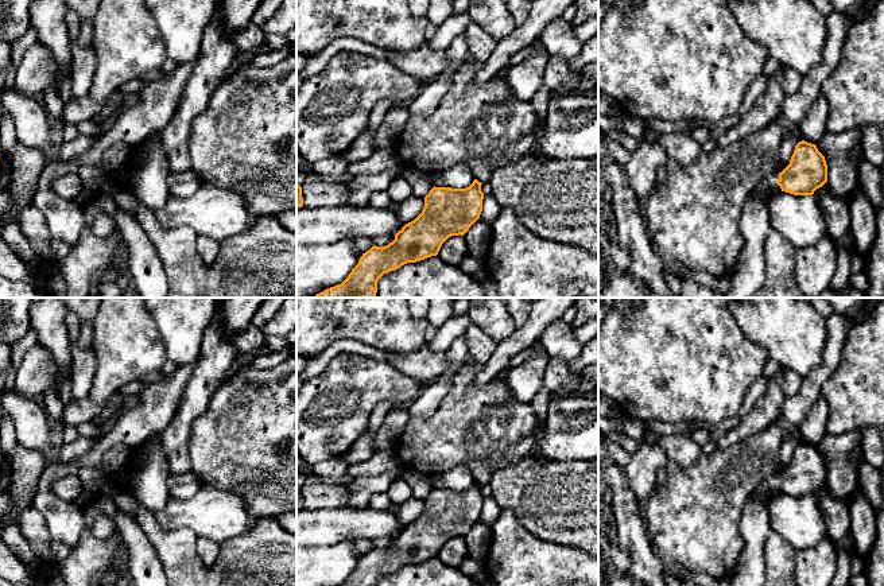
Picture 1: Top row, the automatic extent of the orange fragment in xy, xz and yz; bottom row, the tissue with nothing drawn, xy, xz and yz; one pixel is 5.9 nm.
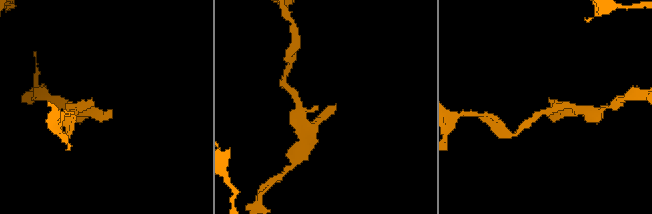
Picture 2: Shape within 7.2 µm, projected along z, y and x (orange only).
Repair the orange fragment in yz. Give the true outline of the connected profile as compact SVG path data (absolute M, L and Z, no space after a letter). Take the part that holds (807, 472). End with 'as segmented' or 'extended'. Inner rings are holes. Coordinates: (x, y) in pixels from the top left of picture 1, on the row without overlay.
M802 442L795 447L790 466L779 476L775 476L774 473L768 474L749 494L749 497L753 497L757 493L763 493L765 490L771 490L776 485L780 488L782 493L794 497L813 497L814 493L822 489L826 484L827 484L827 466L825 458L818 453L815 446Z; extended

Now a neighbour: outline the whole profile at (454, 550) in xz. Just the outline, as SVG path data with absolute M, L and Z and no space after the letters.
M451 538L441 548L438 559L449 567L460 567L468 555L468 548L464 538Z

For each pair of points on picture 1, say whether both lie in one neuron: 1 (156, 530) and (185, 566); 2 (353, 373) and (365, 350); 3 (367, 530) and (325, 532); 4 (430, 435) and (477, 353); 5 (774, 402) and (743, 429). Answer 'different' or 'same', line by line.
1: same
2: different
3: same
4: different
5: same

